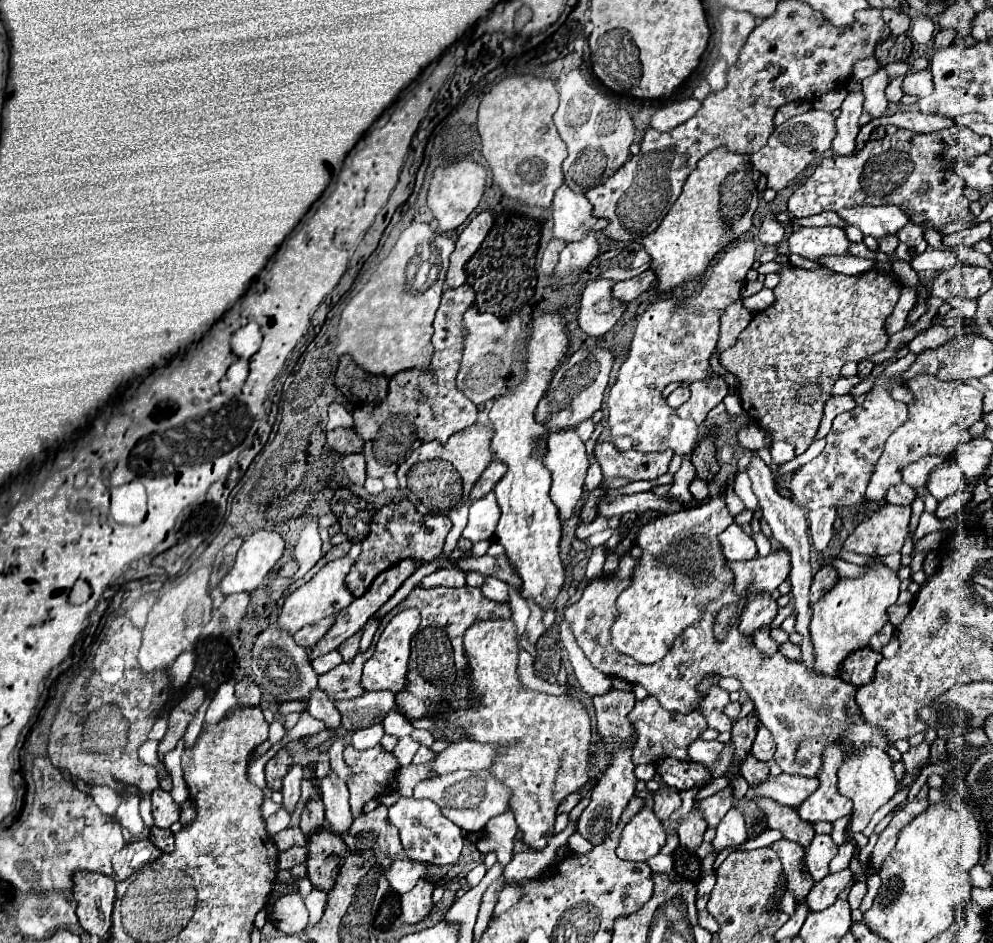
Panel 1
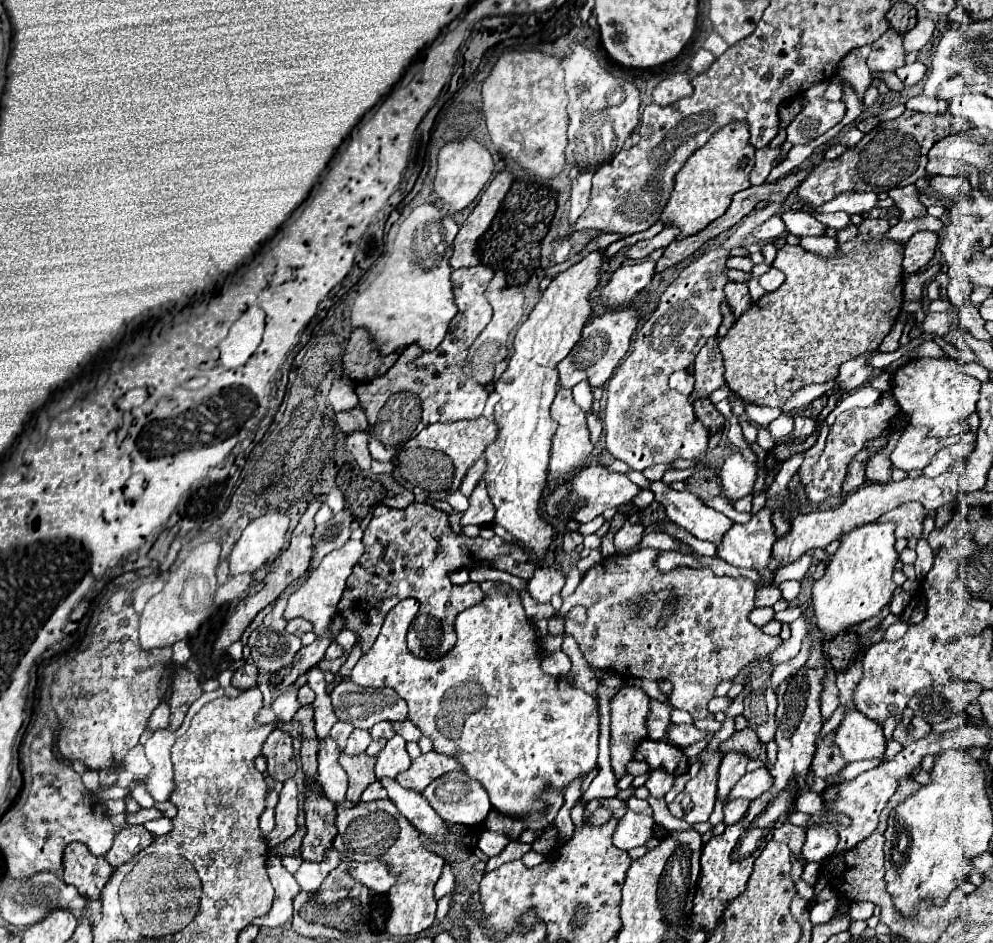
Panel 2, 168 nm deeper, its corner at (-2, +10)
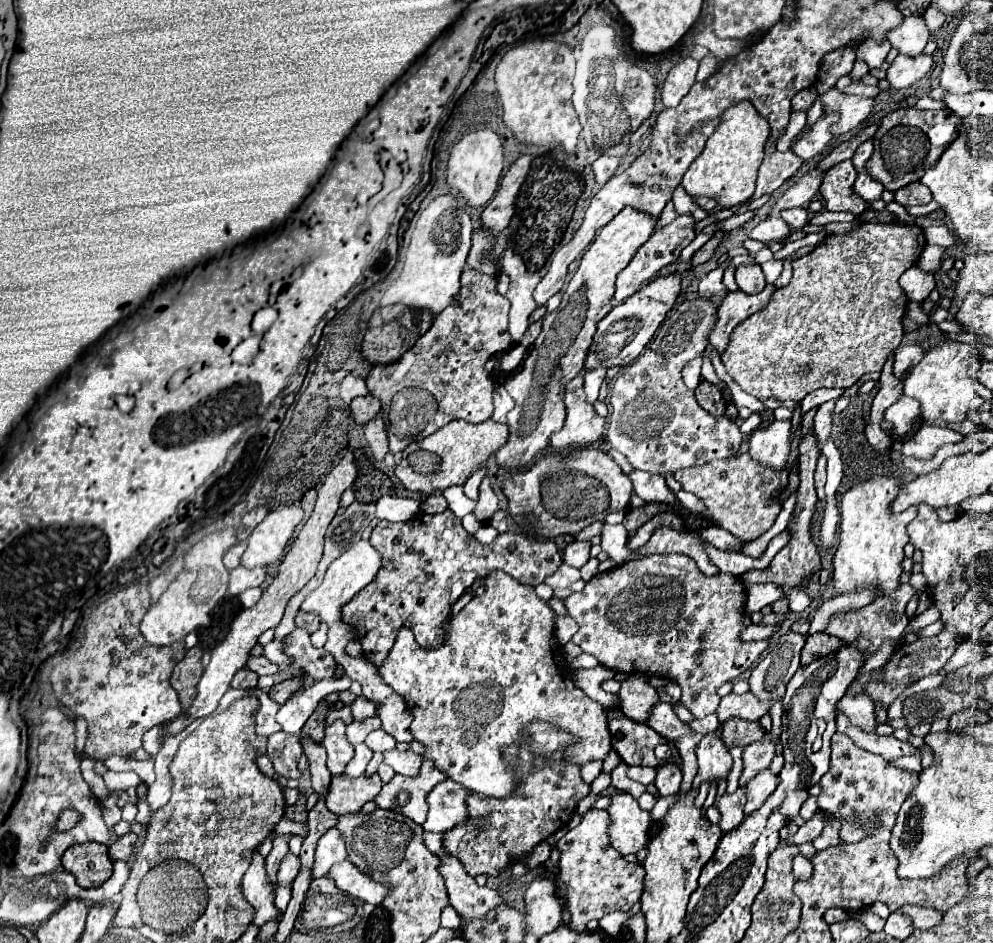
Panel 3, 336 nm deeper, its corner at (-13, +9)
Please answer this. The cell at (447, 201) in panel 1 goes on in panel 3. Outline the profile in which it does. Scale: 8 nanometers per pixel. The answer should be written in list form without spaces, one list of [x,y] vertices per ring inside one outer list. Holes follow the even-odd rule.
[[[478,130],[478,132],[466,134],[458,144],[454,144],[448,158],[446,180],[452,188],[460,192],[460,196],[466,200],[468,206],[478,208],[488,204],[488,200],[494,196],[500,184],[502,166],[504,166],[504,154],[502,154],[500,136],[492,130]]]

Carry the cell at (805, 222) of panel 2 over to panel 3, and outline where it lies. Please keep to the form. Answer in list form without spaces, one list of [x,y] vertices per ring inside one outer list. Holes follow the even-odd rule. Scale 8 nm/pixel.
[[[788,208],[788,210],[782,210],[780,212],[780,218],[792,228],[792,230],[798,230],[802,228],[804,224],[808,224],[808,210],[806,208]]]

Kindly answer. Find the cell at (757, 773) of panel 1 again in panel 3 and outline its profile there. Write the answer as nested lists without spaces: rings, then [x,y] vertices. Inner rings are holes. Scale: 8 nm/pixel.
[[[730,718],[722,724],[722,740],[730,746],[748,746],[756,740],[764,738],[764,728],[760,722],[746,722],[742,718]]]

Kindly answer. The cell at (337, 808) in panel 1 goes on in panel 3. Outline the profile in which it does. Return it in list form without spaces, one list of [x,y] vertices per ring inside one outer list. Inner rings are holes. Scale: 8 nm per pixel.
[[[342,720],[326,726],[326,738],[322,740],[322,746],[328,752],[328,770],[334,776],[340,776],[354,756],[354,746],[346,740],[346,724]]]

